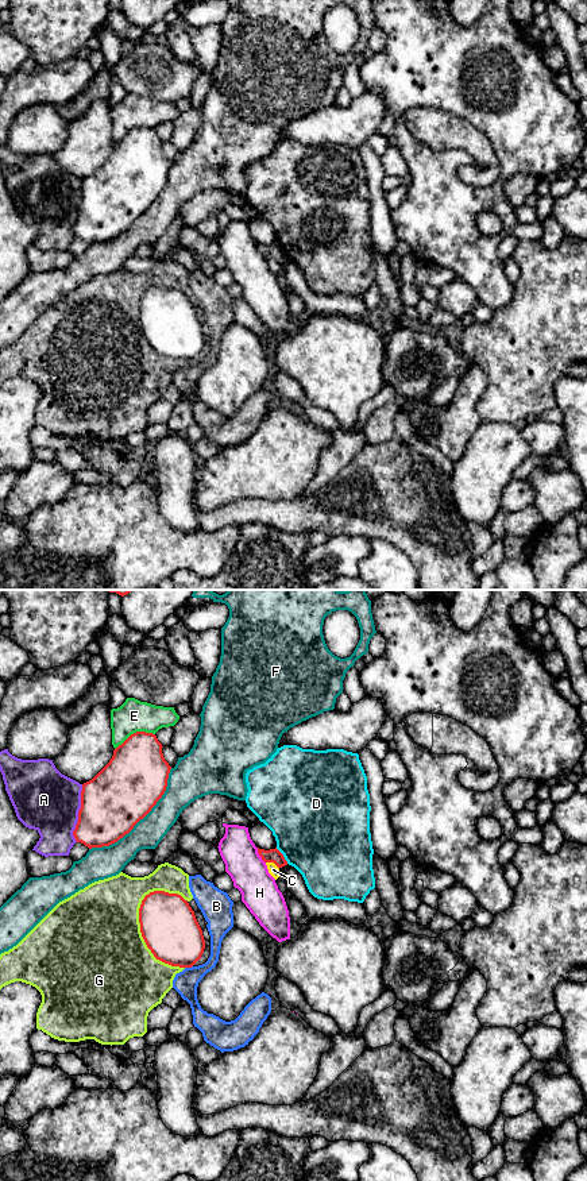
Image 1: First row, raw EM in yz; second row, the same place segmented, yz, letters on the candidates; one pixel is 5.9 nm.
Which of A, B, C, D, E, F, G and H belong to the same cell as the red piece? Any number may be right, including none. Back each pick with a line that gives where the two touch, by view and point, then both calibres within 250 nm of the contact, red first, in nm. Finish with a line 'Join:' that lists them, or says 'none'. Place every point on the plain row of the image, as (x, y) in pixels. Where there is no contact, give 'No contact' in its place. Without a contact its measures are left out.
Join: none

